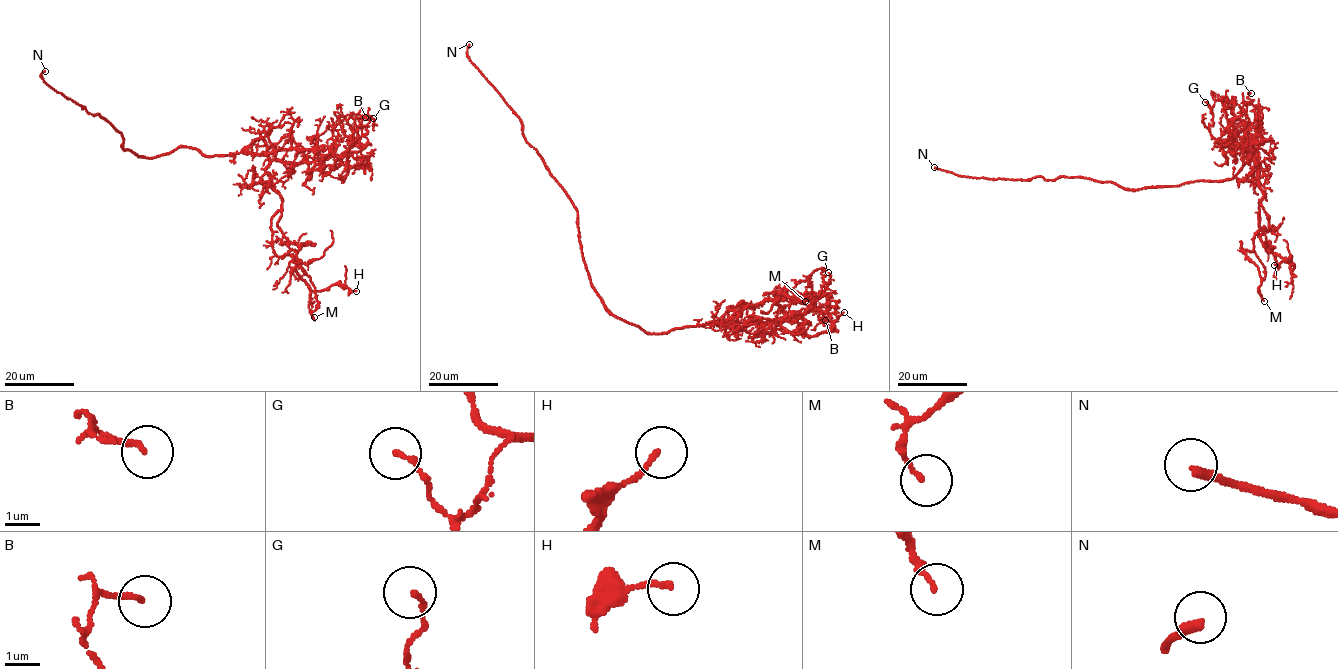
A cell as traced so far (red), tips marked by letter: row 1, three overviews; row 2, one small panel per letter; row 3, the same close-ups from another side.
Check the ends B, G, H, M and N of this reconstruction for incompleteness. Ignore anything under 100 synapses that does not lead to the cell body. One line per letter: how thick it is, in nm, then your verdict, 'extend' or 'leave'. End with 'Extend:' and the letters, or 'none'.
B: 150 nm thick; leave
G: 140 nm thick; leave
H: 160 nm thick; leave
M: 120 nm thick; leave
N: 280 nm thick; extend
Extend: N

